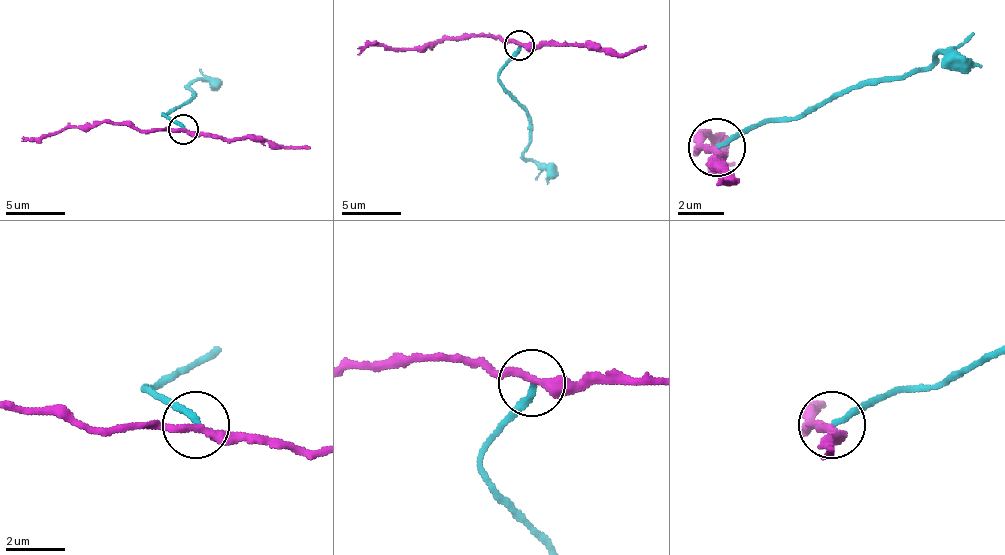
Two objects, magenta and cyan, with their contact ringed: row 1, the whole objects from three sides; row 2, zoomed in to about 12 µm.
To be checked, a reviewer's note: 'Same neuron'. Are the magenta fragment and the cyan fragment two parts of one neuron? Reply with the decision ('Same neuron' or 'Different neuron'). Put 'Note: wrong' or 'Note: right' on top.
Note: right
Same neuron

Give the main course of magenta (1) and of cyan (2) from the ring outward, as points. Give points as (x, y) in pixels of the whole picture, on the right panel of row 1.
1: (715, 148), (698, 148), (703, 137), (721, 143), (715, 166), (732, 160)
2: (715, 148), (772, 120), (789, 120), (857, 86), (903, 80), (926, 69), (943, 51), (966, 63)

